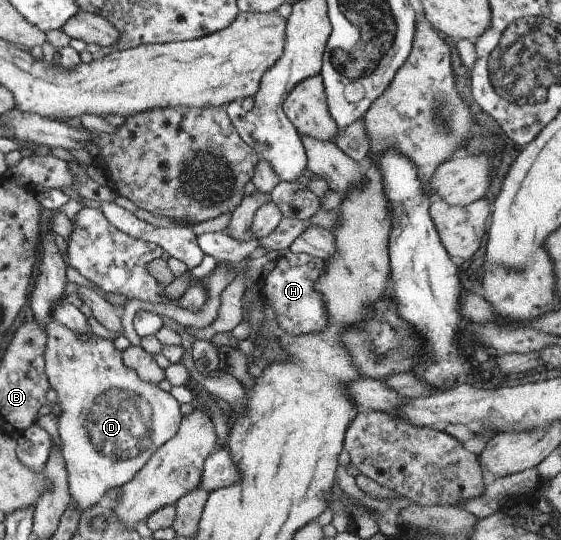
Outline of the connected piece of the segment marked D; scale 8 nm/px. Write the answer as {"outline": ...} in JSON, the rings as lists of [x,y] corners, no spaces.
{"outline":[[[51,320],[46,327],[47,331],[47,343],[45,350],[45,375],[48,379],[49,385],[58,394],[58,403],[62,407],[62,415],[60,415],[58,421],[58,437],[60,437],[61,443],[61,455],[64,459],[65,469],[67,472],[67,485],[69,487],[70,502],[76,506],[76,509],[84,512],[85,510],[91,509],[94,505],[97,505],[106,500],[106,495],[110,489],[114,487],[120,487],[128,481],[134,479],[134,475],[150,461],[150,457],[166,443],[170,441],[176,432],[178,431],[179,425],[183,415],[181,414],[181,404],[170,394],[162,390],[158,384],[148,383],[138,377],[138,373],[130,367],[126,367],[123,363],[122,351],[118,350],[113,341],[109,341],[100,338],[95,335],[94,338],[89,336],[78,336],[75,335],[69,328],[61,325],[55,320]]]}

